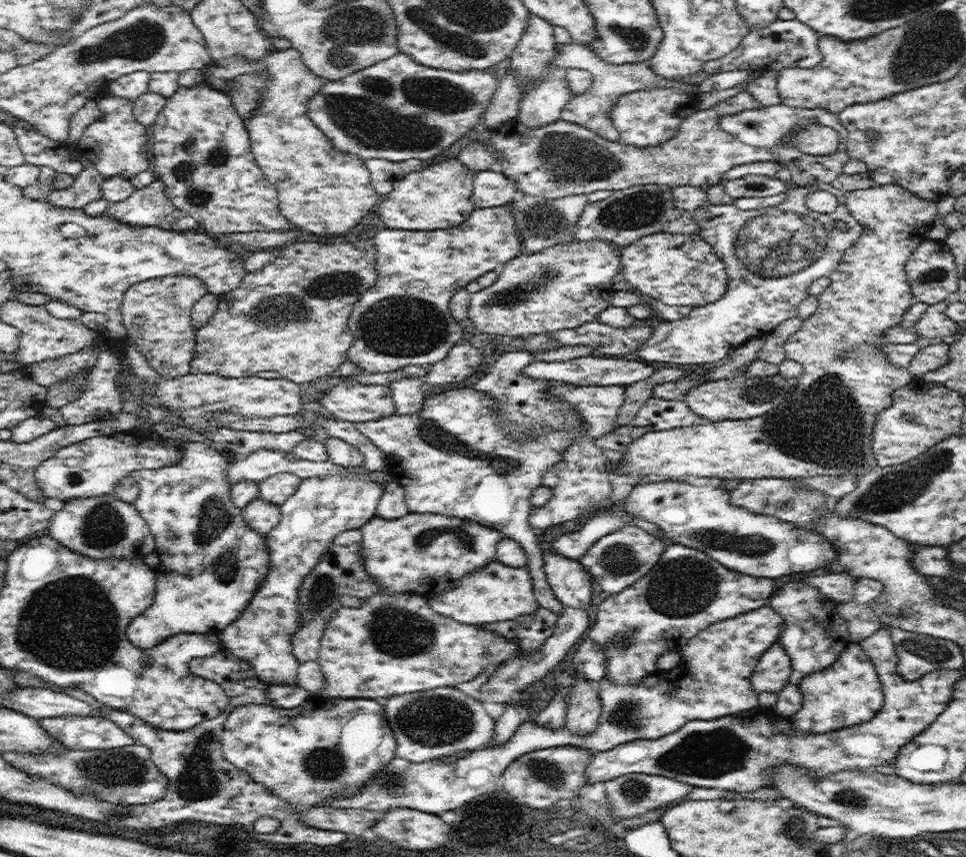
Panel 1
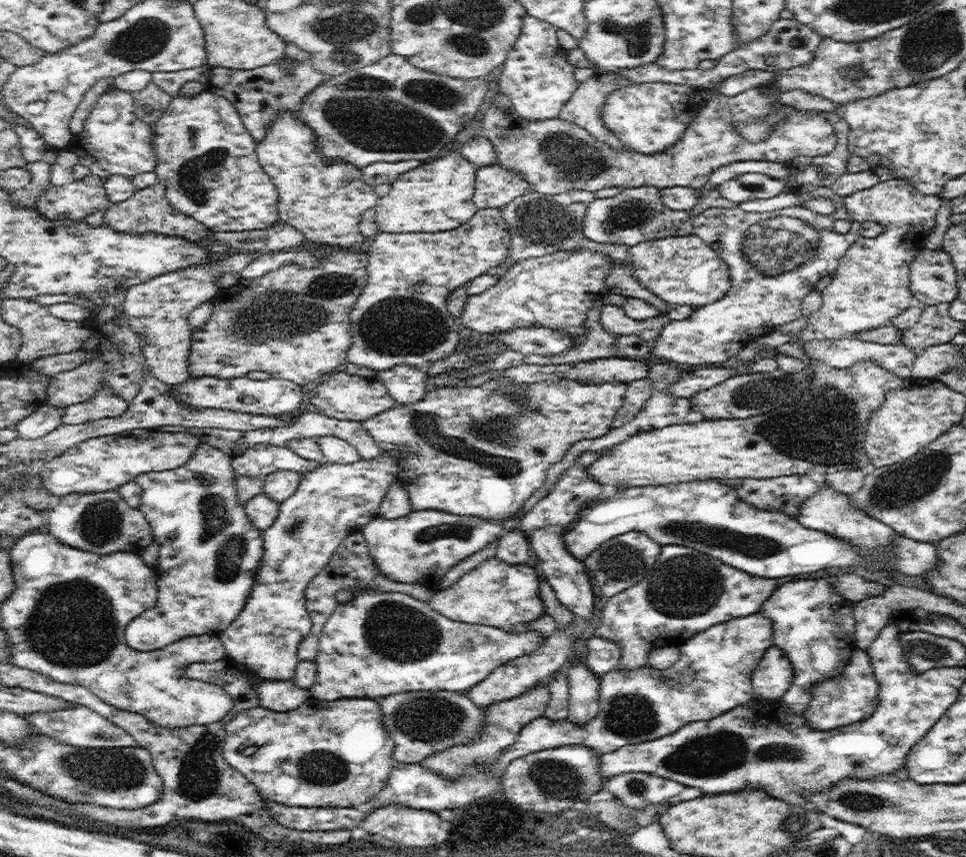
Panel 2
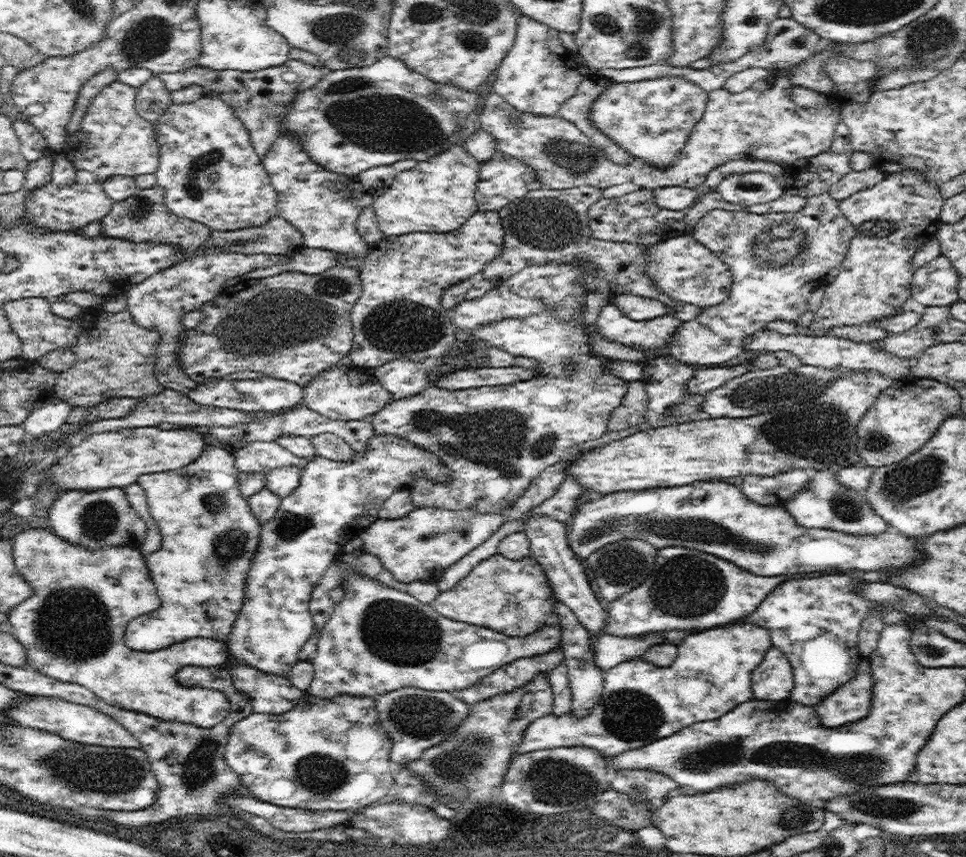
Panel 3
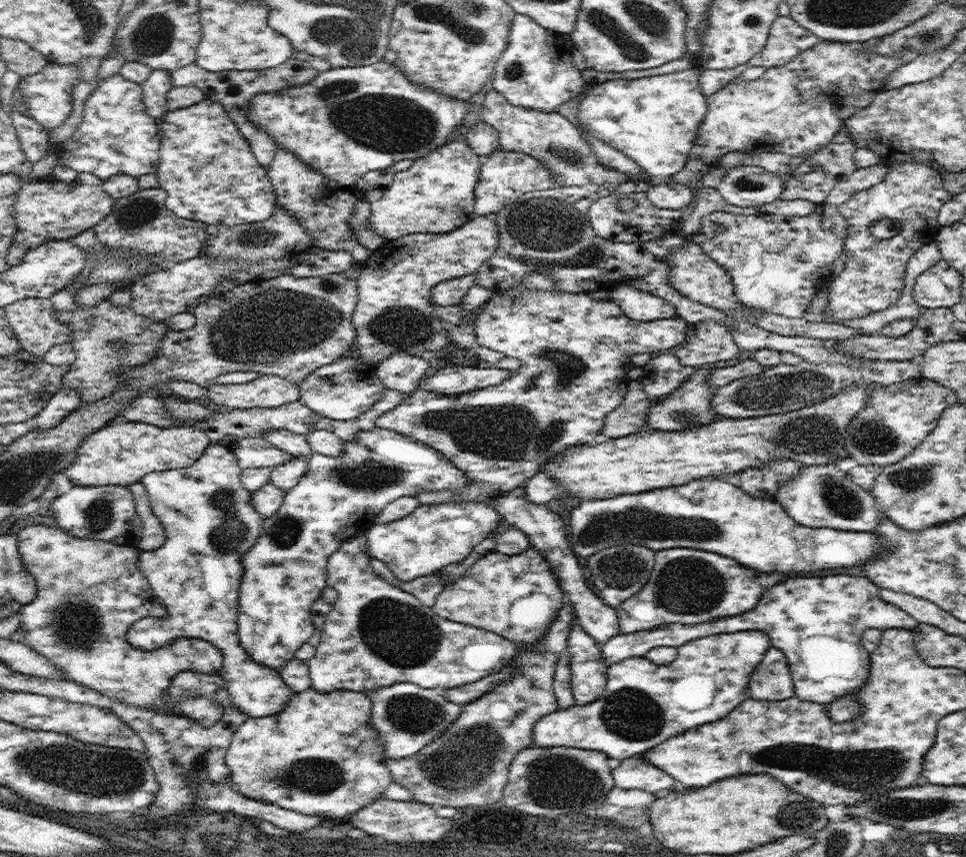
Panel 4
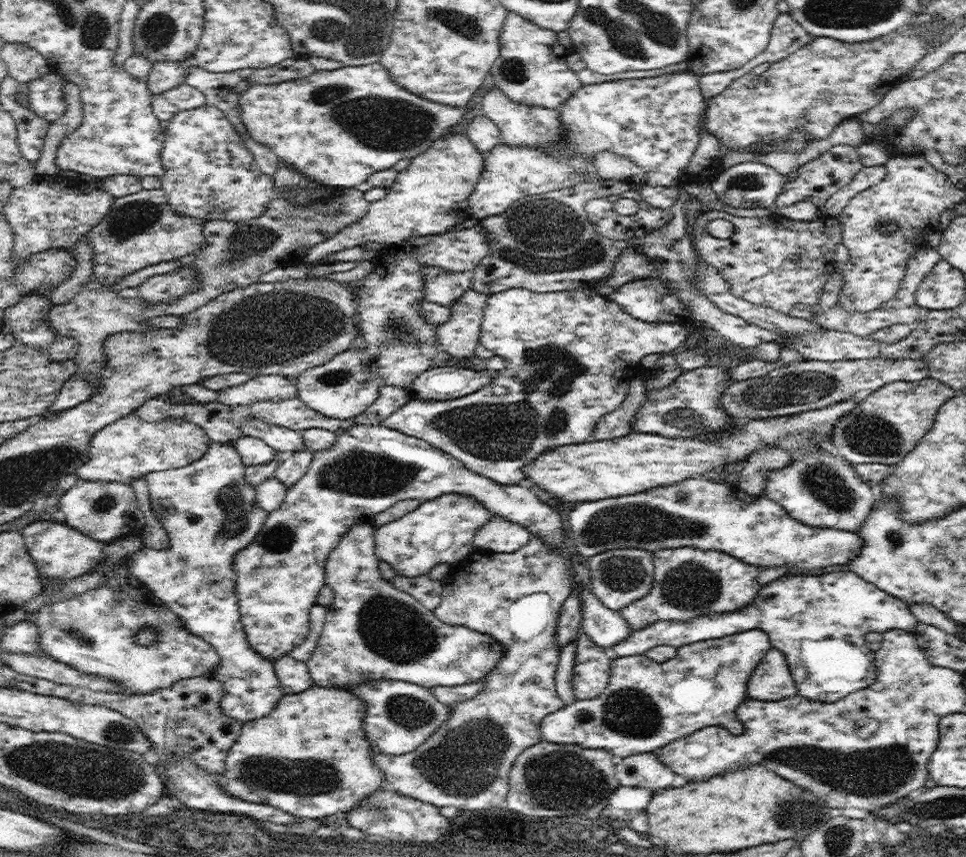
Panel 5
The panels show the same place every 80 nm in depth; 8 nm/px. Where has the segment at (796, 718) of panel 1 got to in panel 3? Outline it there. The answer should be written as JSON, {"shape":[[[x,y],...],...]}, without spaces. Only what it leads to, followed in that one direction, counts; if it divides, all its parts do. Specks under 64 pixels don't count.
{"shape":[[[861,655],[857,675],[846,684],[841,684],[834,692],[815,704],[819,722],[828,728],[841,727],[844,723],[856,722],[868,716],[872,702],[873,680],[869,660]]]}

